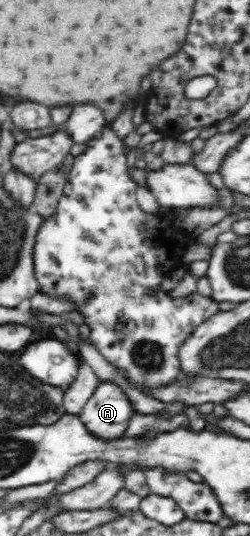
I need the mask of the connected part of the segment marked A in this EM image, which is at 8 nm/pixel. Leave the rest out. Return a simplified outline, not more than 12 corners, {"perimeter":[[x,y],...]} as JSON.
{"perimeter":[[100,381],[78,414],[92,436],[122,439],[135,413]]}

